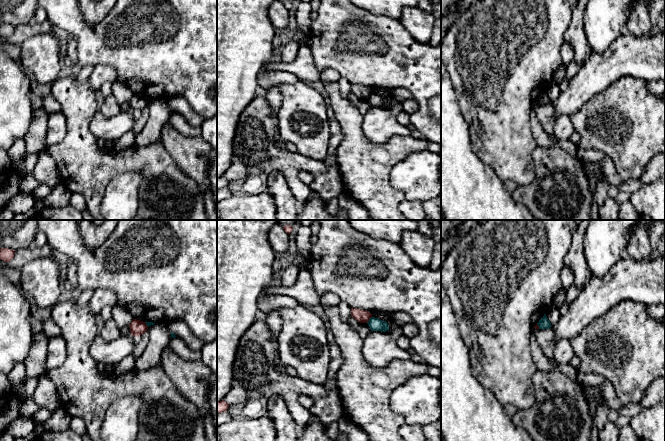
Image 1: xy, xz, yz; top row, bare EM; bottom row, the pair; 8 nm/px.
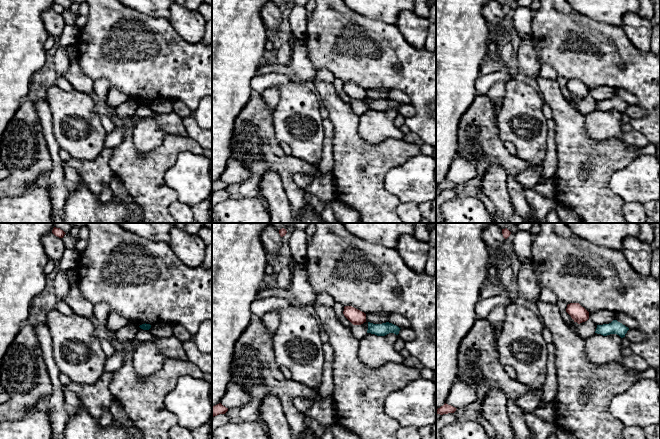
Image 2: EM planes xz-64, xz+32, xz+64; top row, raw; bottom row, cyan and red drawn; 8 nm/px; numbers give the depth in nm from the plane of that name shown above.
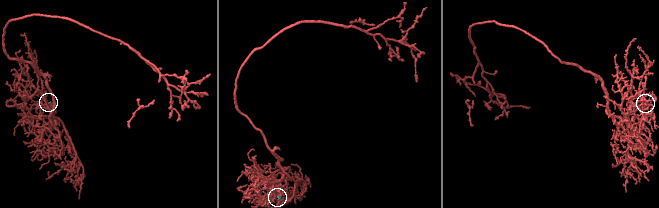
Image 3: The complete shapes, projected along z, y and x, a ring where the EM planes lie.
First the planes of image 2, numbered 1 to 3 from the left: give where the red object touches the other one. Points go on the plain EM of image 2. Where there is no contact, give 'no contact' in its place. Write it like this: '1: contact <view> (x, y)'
1: no contact
2: no contact
3: no contact

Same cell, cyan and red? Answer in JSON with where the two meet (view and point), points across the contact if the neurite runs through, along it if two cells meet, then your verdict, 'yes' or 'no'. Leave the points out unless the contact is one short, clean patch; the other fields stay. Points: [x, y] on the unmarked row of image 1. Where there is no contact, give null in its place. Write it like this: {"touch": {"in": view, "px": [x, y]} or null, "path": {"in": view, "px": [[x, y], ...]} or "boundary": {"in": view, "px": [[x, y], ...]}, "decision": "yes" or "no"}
{"touch": {"in": "xz", "px": [369, 95]}, "boundary": {"in": "xz", "px": [[371, 92], [366, 98]]}, "decision": "no"}

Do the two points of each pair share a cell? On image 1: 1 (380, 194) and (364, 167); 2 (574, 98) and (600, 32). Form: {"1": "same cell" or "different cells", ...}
{"1": "same cell", "2": "different cells"}

